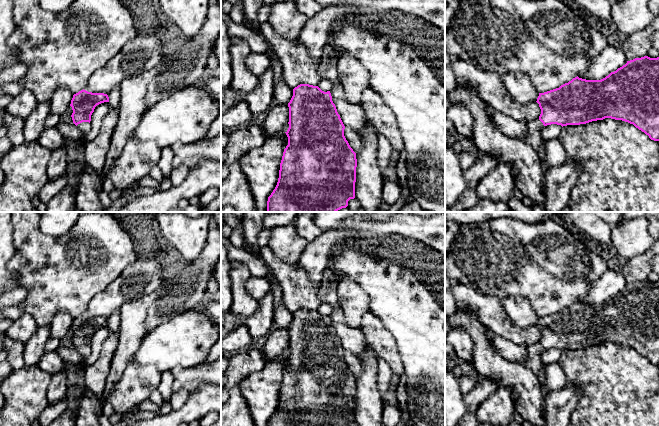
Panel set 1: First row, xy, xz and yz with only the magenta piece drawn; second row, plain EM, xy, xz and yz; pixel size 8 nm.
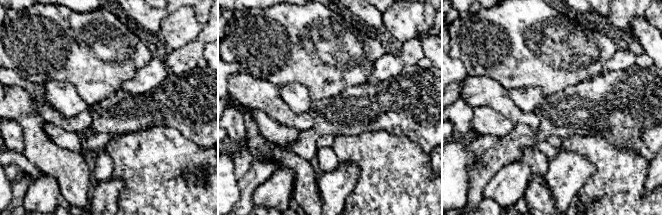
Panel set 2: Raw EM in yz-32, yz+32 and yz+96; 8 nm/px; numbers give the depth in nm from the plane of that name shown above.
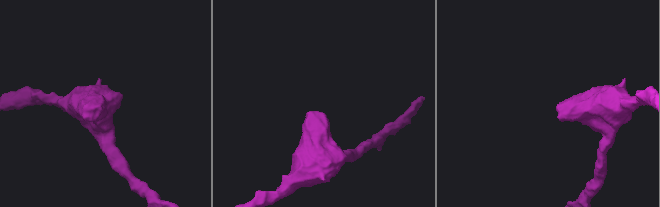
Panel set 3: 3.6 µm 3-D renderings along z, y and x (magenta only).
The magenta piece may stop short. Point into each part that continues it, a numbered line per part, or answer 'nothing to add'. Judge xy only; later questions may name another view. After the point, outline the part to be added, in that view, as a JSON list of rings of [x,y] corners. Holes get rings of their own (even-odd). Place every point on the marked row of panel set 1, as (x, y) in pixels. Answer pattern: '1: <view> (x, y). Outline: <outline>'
1: xy (85, 127). Outline: [[[82,122],[77,127],[83,132],[82,137],[76,141],[79,144],[82,138],[90,131],[91,124],[89,122]]]

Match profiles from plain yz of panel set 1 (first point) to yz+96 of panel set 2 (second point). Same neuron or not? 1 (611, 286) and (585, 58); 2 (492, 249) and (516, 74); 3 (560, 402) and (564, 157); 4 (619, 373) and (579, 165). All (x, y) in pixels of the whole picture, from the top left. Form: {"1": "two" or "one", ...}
{"1": "two", "2": "one", "3": "one", "4": "two"}

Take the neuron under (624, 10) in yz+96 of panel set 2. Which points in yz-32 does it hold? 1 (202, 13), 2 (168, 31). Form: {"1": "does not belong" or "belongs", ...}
{"1": "does not belong", "2": "belongs"}

